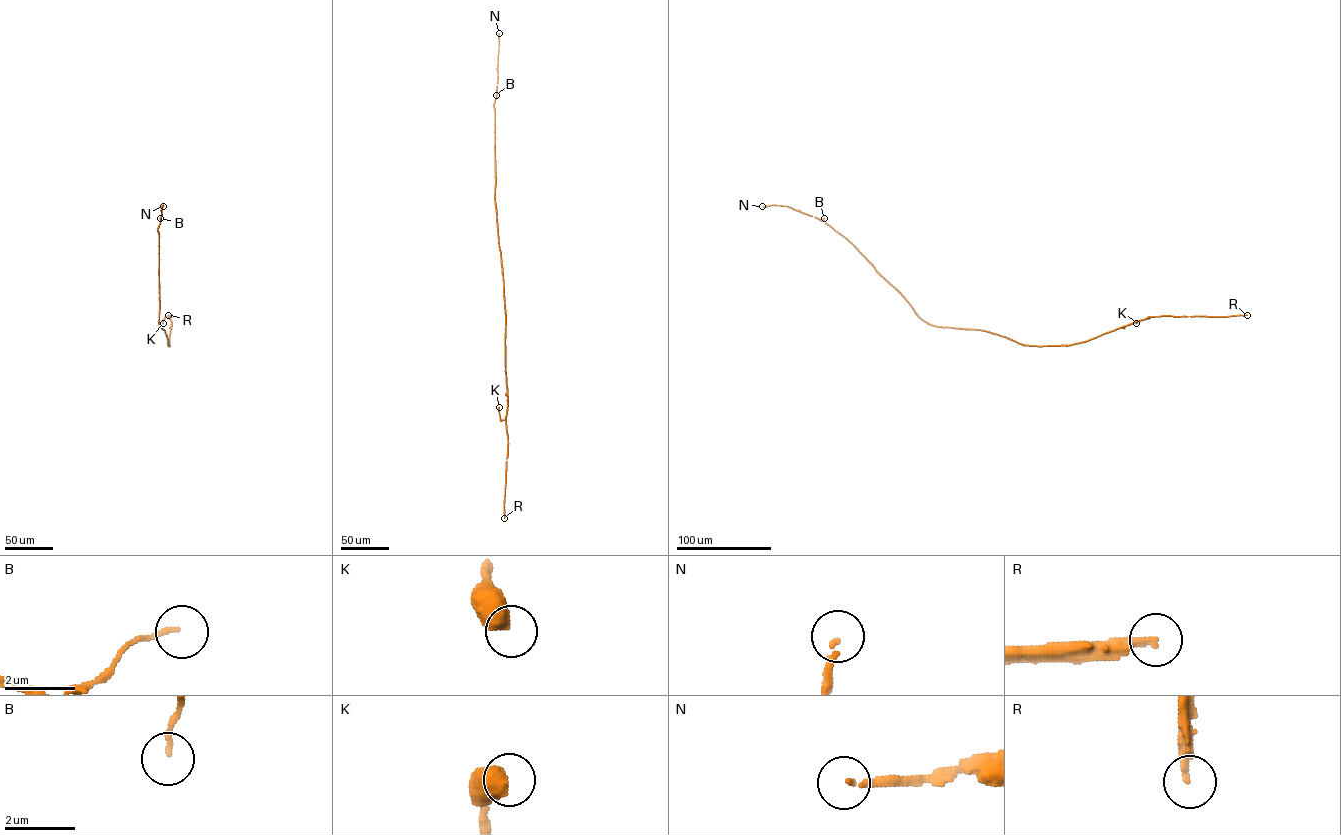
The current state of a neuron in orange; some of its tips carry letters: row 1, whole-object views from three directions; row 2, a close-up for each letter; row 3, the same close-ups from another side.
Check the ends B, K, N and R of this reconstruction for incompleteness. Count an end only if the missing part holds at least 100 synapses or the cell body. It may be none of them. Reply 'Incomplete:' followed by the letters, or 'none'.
Incomplete: R

